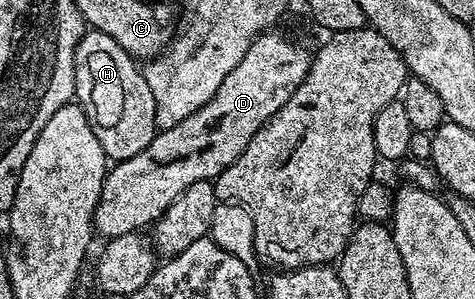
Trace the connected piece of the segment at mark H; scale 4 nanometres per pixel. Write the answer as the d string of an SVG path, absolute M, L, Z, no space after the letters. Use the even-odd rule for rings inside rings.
M87 30L76 45L74 54L74 99L92 125L96 141L104 149L107 160L121 161L136 157L154 140L156 101L141 66L137 67L135 56L128 52L108 33Z

